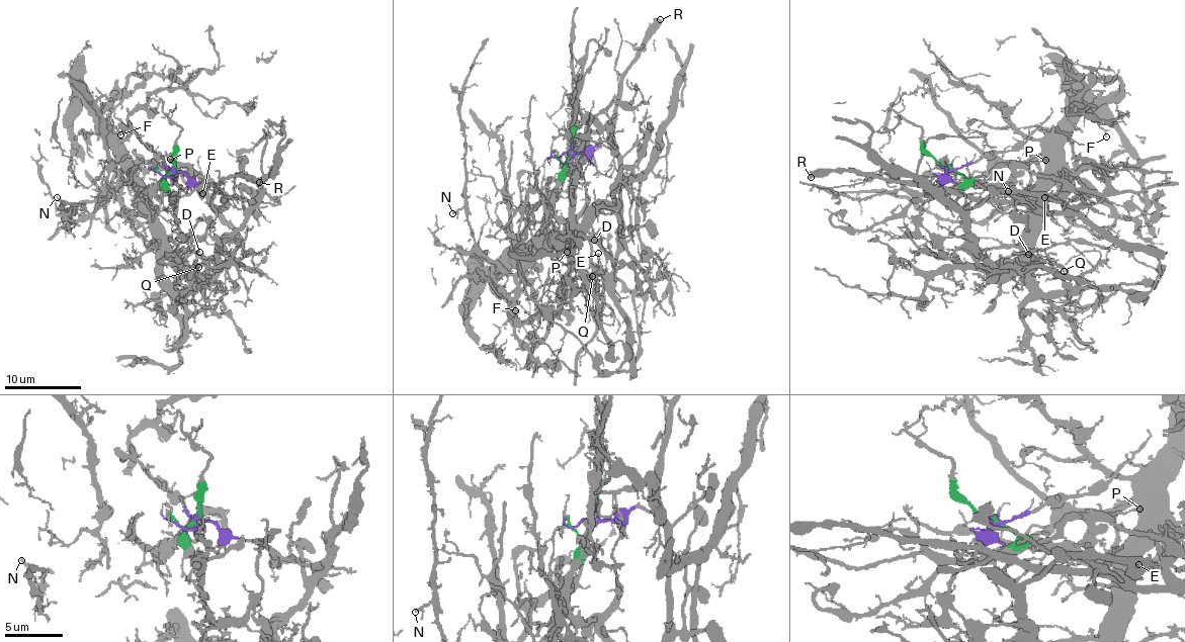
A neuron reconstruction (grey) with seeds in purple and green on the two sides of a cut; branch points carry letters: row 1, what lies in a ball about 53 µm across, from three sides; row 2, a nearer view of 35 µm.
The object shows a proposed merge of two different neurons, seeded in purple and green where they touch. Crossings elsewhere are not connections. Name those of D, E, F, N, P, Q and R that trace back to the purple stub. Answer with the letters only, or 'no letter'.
E, R

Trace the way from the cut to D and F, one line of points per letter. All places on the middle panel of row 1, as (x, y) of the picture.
D: (571, 152), (559, 175), (554, 209), (547, 215), (547, 231), (543, 237), (569, 238), (588, 224), (594, 240)
F: (571, 152), (559, 175), (554, 209), (545, 217), (545, 233), (496, 282), (516, 309)

